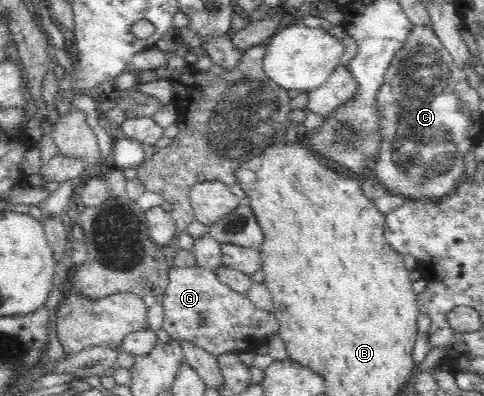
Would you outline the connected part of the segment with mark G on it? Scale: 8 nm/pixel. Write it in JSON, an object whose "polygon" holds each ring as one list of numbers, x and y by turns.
{"polygon":[[200,265,184,268,173,266,169,269,169,283,164,292,162,306,165,312,163,328,172,339,180,342,188,341,216,356,238,351,254,353,260,344,266,344,272,336,276,336,280,332,279,320,273,312,259,309,247,297,247,294,240,294,232,290,220,282,214,271,202,268]]}

